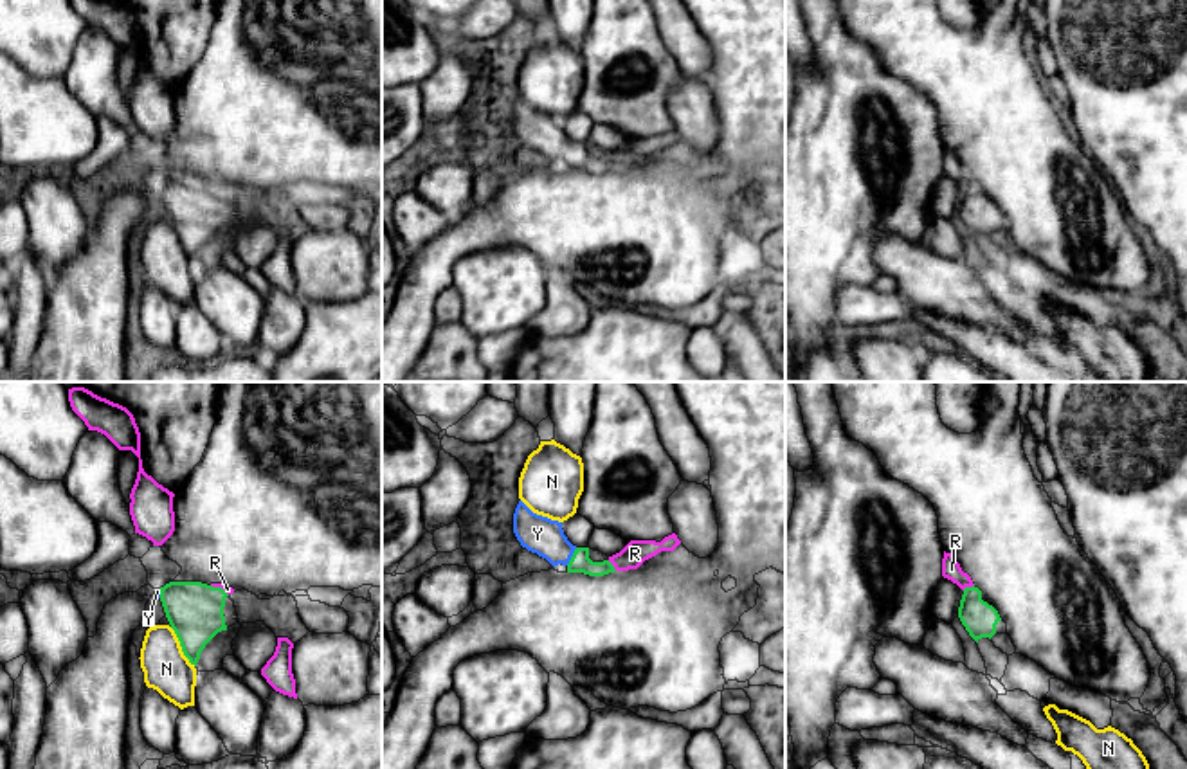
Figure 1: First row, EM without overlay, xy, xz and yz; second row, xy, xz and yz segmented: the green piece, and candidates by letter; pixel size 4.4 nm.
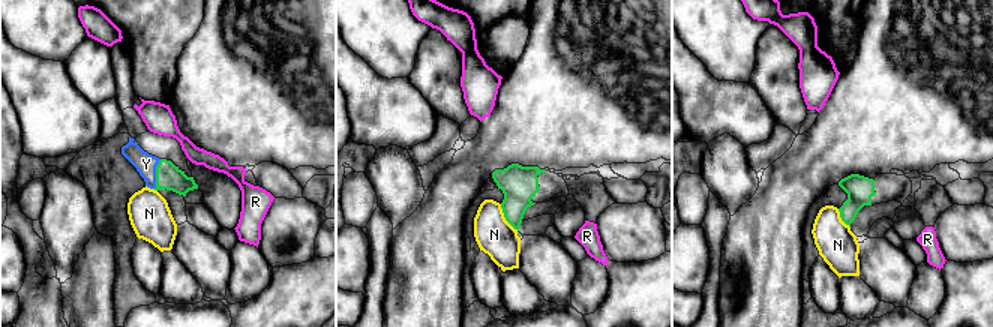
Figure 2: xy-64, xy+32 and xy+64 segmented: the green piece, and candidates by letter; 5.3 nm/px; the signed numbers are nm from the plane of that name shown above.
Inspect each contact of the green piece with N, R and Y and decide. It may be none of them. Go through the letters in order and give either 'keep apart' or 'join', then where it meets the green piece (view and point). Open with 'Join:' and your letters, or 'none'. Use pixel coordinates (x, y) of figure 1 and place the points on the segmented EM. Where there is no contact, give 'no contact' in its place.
Join: Y
N: keep apart; contact xy (181, 645)
R: keep apart; contact yz (968, 588)
Y: join; contact xz (571, 557)

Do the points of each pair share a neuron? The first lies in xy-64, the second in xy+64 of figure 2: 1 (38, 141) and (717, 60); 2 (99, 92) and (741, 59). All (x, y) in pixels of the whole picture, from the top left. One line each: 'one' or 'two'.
1: two
2: two

